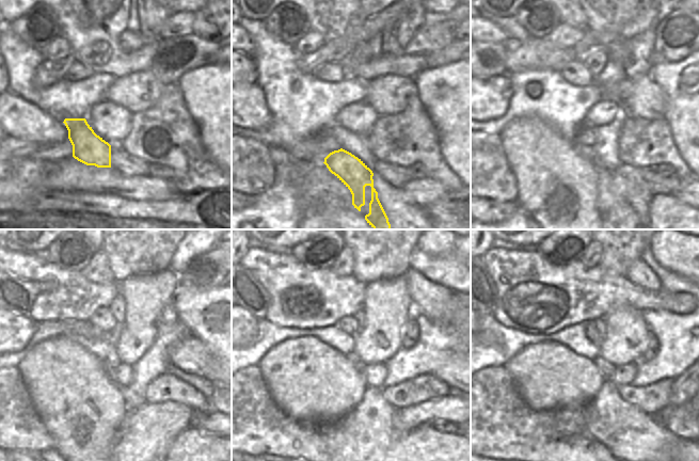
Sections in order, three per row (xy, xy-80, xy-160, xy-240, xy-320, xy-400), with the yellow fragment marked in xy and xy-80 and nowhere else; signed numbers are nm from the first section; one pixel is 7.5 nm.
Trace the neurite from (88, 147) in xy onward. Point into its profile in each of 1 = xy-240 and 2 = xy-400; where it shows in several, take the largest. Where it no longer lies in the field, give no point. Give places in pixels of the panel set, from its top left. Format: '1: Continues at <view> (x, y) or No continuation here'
1: Continues at xy-240 (162, 446)
2: No continuation here

